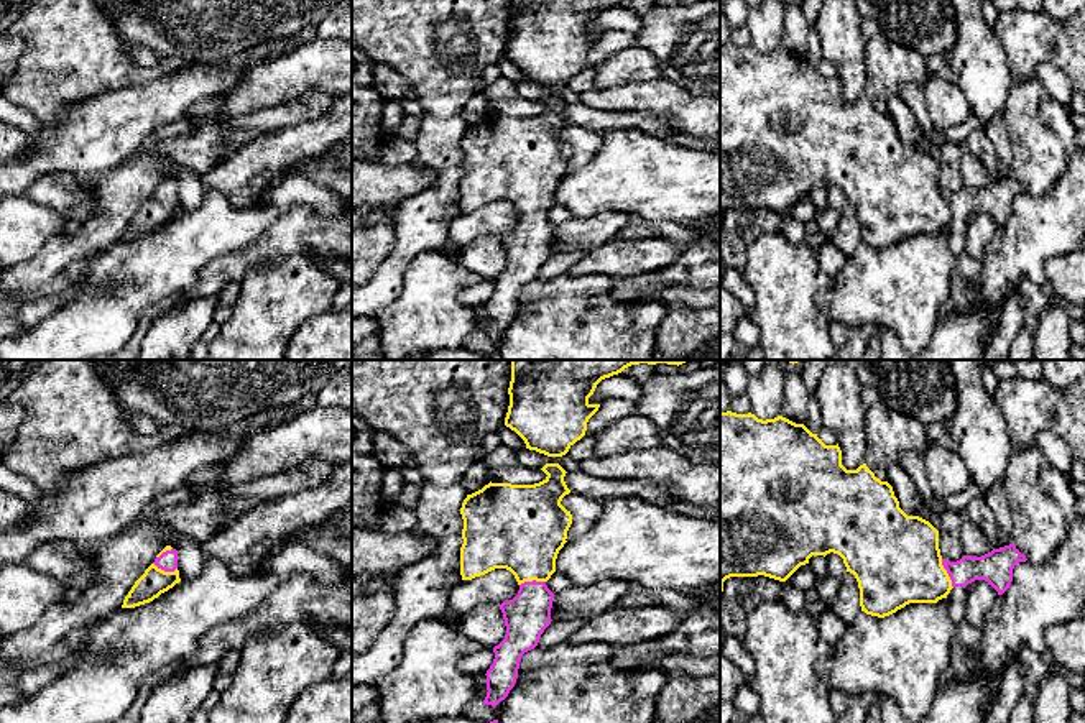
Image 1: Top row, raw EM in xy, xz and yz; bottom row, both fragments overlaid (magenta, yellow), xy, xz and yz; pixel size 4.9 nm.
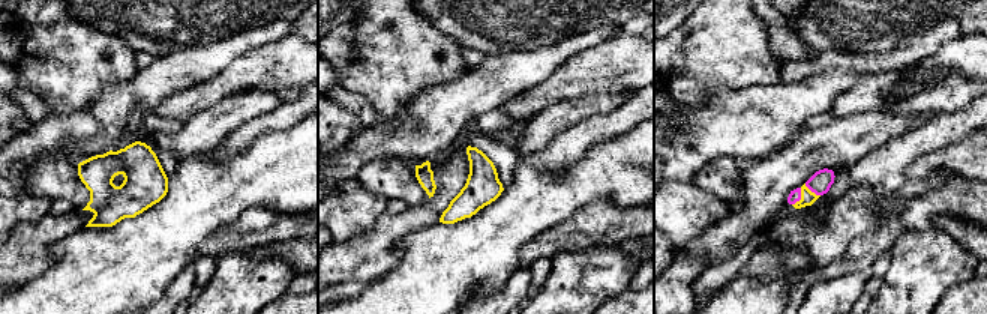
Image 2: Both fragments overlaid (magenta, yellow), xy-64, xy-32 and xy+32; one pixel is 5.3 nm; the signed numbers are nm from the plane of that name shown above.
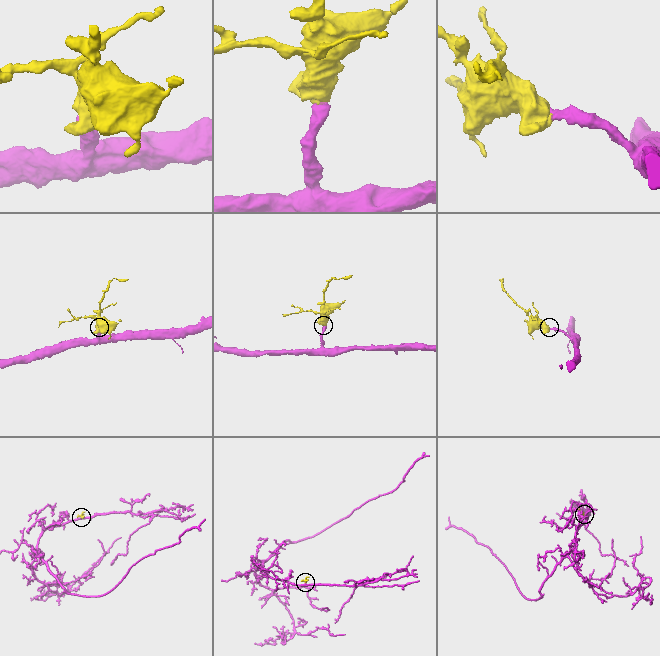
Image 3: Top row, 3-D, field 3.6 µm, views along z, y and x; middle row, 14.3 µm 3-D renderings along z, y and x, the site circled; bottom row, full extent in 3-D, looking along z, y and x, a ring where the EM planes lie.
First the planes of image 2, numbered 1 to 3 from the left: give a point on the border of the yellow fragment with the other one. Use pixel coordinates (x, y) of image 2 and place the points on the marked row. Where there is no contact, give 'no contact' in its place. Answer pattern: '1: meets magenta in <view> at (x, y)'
1: no contact
2: no contact
3: meets magenta in xy+32 at (800, 197)

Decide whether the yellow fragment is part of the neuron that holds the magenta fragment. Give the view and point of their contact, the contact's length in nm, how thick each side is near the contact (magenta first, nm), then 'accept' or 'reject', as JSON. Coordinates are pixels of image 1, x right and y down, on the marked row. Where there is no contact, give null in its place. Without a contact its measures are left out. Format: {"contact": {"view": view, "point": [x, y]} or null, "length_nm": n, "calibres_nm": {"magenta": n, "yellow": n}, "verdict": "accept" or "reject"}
{"contact": {"view": "yz", "point": [947, 572]}, "length_nm": 160, "calibres_nm": {"magenta": 160, "yellow": 420}, "verdict": "accept"}

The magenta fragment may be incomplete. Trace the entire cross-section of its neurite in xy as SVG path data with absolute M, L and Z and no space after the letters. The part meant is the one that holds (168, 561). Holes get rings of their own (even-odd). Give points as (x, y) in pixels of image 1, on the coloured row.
M166 546L135 582L125 596L122 608L135 608L150 603L179 582L178 550Z

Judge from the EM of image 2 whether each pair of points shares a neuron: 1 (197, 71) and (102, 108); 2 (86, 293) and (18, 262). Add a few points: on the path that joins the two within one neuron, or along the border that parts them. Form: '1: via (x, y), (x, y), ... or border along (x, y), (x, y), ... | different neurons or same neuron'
1: via (173, 72), (147, 89), (126, 96) | same neuron
2: border along (59, 241), (48, 250), (51, 265), (17, 284) | different neurons

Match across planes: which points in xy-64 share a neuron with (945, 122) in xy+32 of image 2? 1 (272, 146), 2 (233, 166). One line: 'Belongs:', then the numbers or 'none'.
Belongs: none

